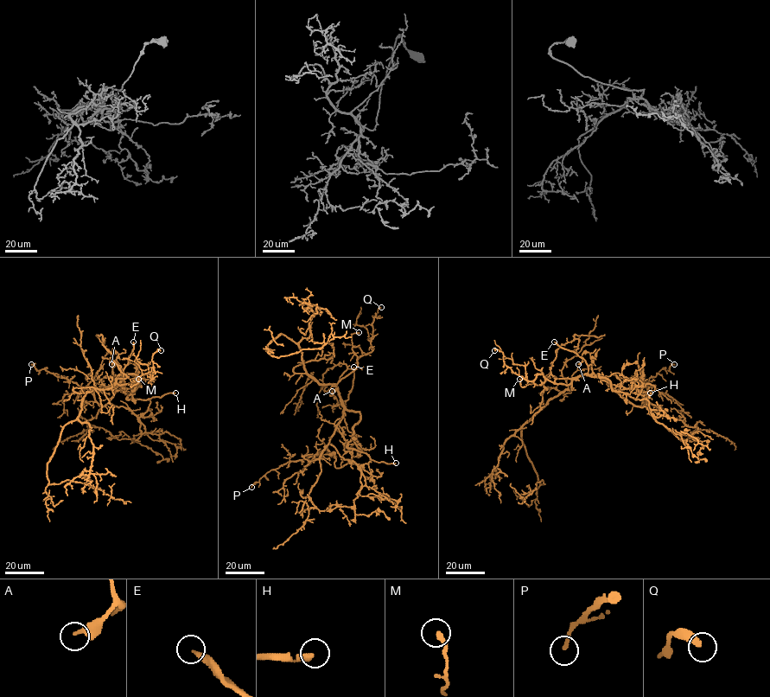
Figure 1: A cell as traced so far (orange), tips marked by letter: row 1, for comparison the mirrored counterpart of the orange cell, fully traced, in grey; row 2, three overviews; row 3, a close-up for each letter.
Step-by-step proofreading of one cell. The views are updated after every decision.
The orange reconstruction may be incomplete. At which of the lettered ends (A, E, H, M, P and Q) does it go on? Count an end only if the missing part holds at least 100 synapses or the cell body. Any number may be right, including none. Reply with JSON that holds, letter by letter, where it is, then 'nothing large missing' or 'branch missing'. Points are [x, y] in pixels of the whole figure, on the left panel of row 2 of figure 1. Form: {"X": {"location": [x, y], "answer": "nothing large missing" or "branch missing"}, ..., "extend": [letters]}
{"A": {"location": [111, 364], "answer": "nothing large missing"}, "E": {"location": [133, 342], "answer": "branch missing"}, "H": {"location": [175, 393], "answer": "branch missing"}, "M": {"location": [138, 379], "answer": "nothing large missing"}, "P": {"location": [31, 364], "answer": "nothing large missing"}, "Q": {"location": [161, 350], "answer": "nothing large missing"}, "extend": ["E", "H"]}

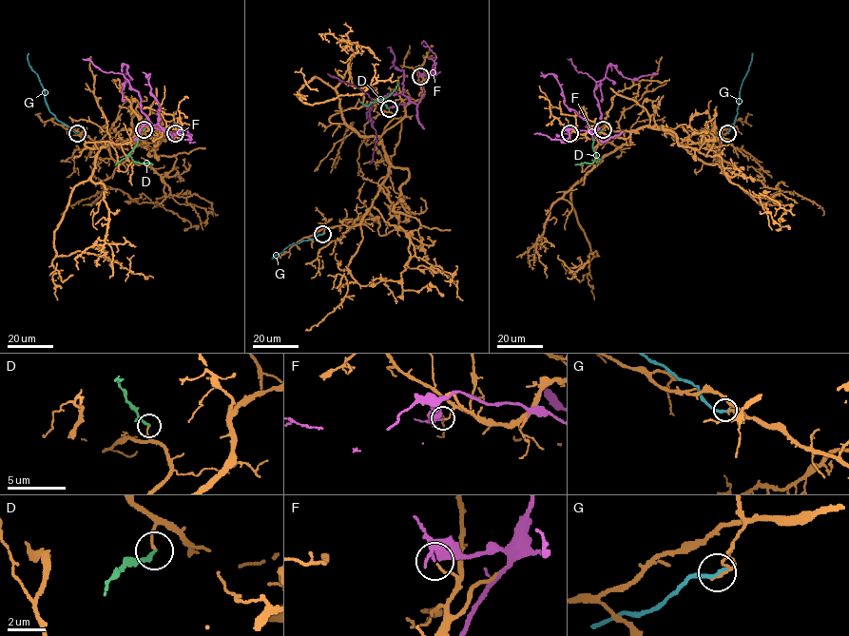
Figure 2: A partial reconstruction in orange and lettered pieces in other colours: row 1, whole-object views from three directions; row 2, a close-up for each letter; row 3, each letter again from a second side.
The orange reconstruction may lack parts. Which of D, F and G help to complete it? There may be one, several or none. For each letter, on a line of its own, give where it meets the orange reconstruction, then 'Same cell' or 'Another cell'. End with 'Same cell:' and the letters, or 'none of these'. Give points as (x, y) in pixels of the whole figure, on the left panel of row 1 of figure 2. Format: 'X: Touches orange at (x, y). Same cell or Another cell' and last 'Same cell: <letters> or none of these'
D: Touches orange at (144, 129). Another cell
F: Touches orange at (175, 133). Another cell
G: Touches orange at (77, 133). Another cell
Same cell: none of these

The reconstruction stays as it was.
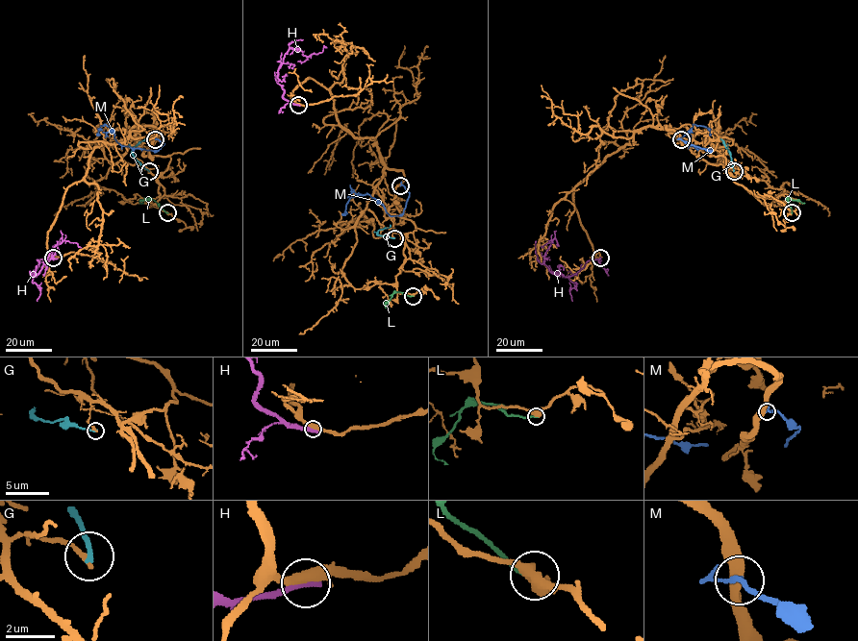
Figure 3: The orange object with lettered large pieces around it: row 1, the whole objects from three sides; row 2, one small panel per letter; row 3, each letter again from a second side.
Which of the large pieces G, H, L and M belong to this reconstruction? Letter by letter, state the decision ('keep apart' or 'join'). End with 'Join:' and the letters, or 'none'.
G: keep apart
H: keep apart
L: keep apart
M: keep apart
Join: none

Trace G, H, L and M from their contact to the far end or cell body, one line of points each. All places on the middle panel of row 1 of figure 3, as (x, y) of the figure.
G: (393, 238), (377, 234), (391, 225)
H: (298, 104), (283, 97), (284, 90), (276, 80), (278, 68), (290, 48), (308, 56), (326, 48)
L: (413, 296), (394, 292), (385, 306), (389, 308)
M: (400, 185), (409, 194), (399, 215), (390, 215), (382, 205), (365, 194), (349, 199), (341, 215)

